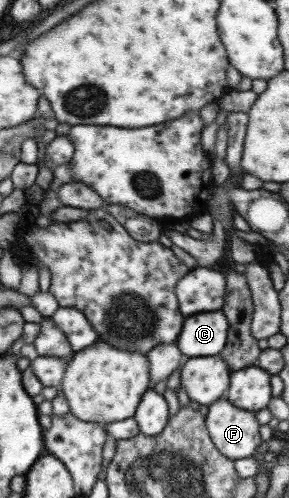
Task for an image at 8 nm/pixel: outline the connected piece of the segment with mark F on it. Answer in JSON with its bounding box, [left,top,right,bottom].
[204,398,262,461]

